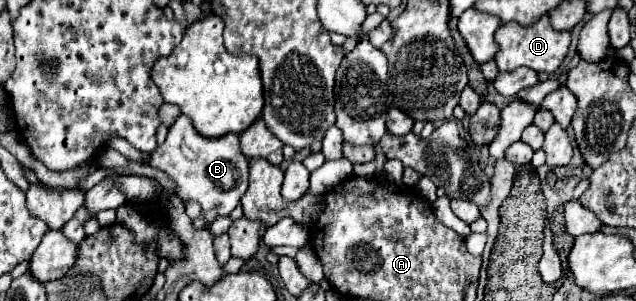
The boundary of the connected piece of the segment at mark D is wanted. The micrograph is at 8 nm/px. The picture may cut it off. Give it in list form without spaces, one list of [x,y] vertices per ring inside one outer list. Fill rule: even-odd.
[[[542,16],[534,26],[520,26],[518,22],[506,22],[496,32],[496,64],[500,72],[514,72],[520,66],[528,66],[536,72],[552,74],[560,68],[562,60],[568,54],[570,46],[570,32],[558,32],[550,26],[550,18]]]

